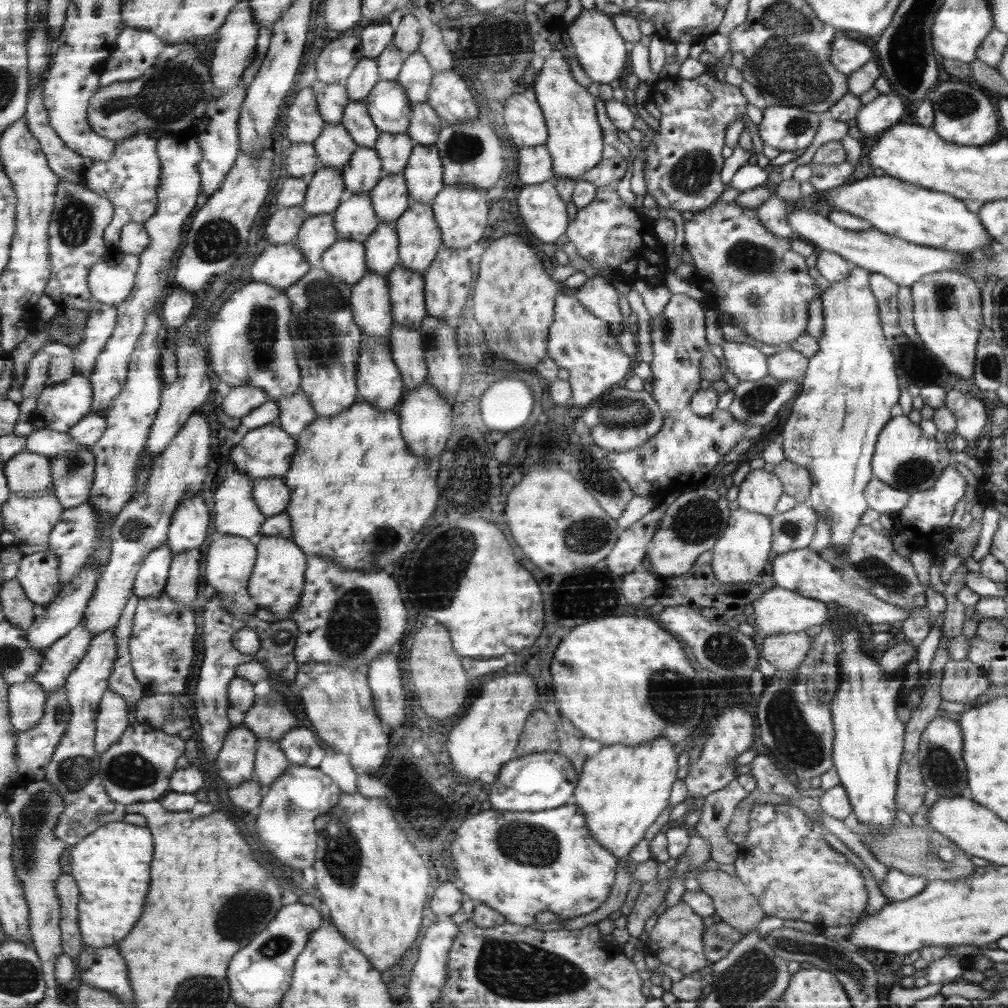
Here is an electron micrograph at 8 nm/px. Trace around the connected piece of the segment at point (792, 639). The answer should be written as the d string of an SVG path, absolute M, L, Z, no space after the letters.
M808 631L770 635L762 644L762 656L777 670L795 670L800 666L800 660L806 658L811 646Z

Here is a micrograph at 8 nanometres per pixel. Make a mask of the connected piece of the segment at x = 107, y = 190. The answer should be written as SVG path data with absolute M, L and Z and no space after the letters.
M148 132L138 133L123 139L114 156L107 161L94 159L85 170L86 185L96 193L103 194L116 206L115 221L107 228L105 236L108 246L119 246L123 238L123 230L130 224L148 223L150 216L156 212L158 188L160 188L162 168L157 155L157 137Z

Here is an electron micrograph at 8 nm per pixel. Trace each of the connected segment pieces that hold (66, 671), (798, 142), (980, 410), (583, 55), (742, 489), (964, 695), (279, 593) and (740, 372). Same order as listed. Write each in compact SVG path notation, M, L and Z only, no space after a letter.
M82 622L51 646L50 654L44 660L44 670L40 670L40 674L34 678L46 690L49 698L52 693L68 685L72 673L87 658L95 638L96 634Z
M769 105L763 110L763 119L757 124L759 136L768 146L781 151L796 151L807 148L818 135L820 119L826 113L813 113L795 106Z
M952 390L946 393L945 407L956 417L955 434L962 436L966 441L976 441L988 420L984 404L974 397L970 398L966 394Z
M583 8L572 22L565 23L578 64L588 74L590 80L609 84L624 72L624 68L626 68L626 42L624 42L623 35L614 28L615 24L612 24L610 16L598 12L597 8L589 10Z
M751 470L738 488L739 508L772 517L777 514L775 506L782 496L783 484L774 473Z
M967 659L950 660L944 665L942 672L940 696L948 702L970 704L986 694L986 690L991 687L986 673L980 670L978 664L969 662Z
M259 535L256 539L257 557L249 578L248 594L254 599L257 606L270 610L279 621L290 619L302 599L303 589L306 585L306 570L308 556L289 538L282 536Z
M724 341L726 366L740 381L760 380L768 376L770 358L747 343Z

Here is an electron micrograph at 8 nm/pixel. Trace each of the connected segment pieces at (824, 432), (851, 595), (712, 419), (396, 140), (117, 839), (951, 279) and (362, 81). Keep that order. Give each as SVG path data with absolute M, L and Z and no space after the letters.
M855 266L844 280L832 283L821 294L824 331L817 340L819 348L810 358L807 372L802 377L802 391L796 397L792 413L781 432L785 459L810 472L811 489L807 502L827 520L832 529L829 544L837 549L845 549L850 544L855 528L860 524L860 516L869 508L866 488L872 478L870 460L875 454L878 434L892 418L890 414L900 394L896 368L892 370L894 356L882 334L878 303L870 288L871 273L864 267Z
M811 548L792 549L786 554L774 557L770 574L775 586L796 591L810 598L820 599L825 603L834 602L861 616L865 624L880 624L881 622L893 624L896 621L902 622L909 617L910 609L888 604L865 589L856 586L850 579L844 578L841 571L832 566L832 563L820 558L818 552Z
M676 293L668 301L658 317L651 318L652 348L654 357L649 364L653 380L651 395L663 414L660 430L644 444L618 452L606 454L611 468L619 472L628 482L633 493L651 498L655 506L670 493L681 494L698 488L709 476L708 472L722 462L740 440L758 440L763 427L738 422L728 410L716 408L709 415L698 415L691 410L690 402L700 390L703 356L709 351L704 334L704 310L690 295Z
M380 131L374 148L382 159L382 170L386 175L392 175L406 169L415 145L406 131Z
M111 822L71 849L73 875L80 880L80 926L86 946L104 948L122 942L144 914L150 888L152 833L128 822Z
M952 270L927 274L911 286L914 322L923 344L947 367L950 374L973 378L978 336L982 328L980 288L975 279Z
M363 57L345 81L350 100L365 101L379 81L378 63L374 58Z

